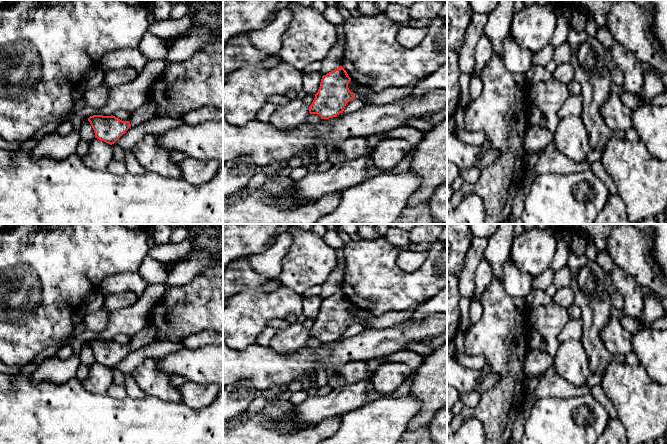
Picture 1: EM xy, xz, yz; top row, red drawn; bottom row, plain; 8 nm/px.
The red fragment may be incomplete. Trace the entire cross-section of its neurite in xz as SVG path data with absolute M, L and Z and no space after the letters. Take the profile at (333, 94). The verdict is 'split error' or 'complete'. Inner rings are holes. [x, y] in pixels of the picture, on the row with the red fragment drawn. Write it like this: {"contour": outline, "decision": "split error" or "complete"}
{"contour": "M342 66L323 75L318 92L309 106L309 113L319 115L321 119L329 119L343 113L349 101L363 100L362 94L349 90L350 81L351 78Z", "decision": "split error"}

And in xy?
{"contour": "M147 98L147 101L138 108L129 121L122 121L115 116L93 115L88 118L95 138L110 145L114 144L131 127L146 123L156 117L157 104Z", "decision": "split error"}

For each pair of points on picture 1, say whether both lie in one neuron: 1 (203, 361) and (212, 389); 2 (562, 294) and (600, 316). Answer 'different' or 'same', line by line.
1: different
2: different

